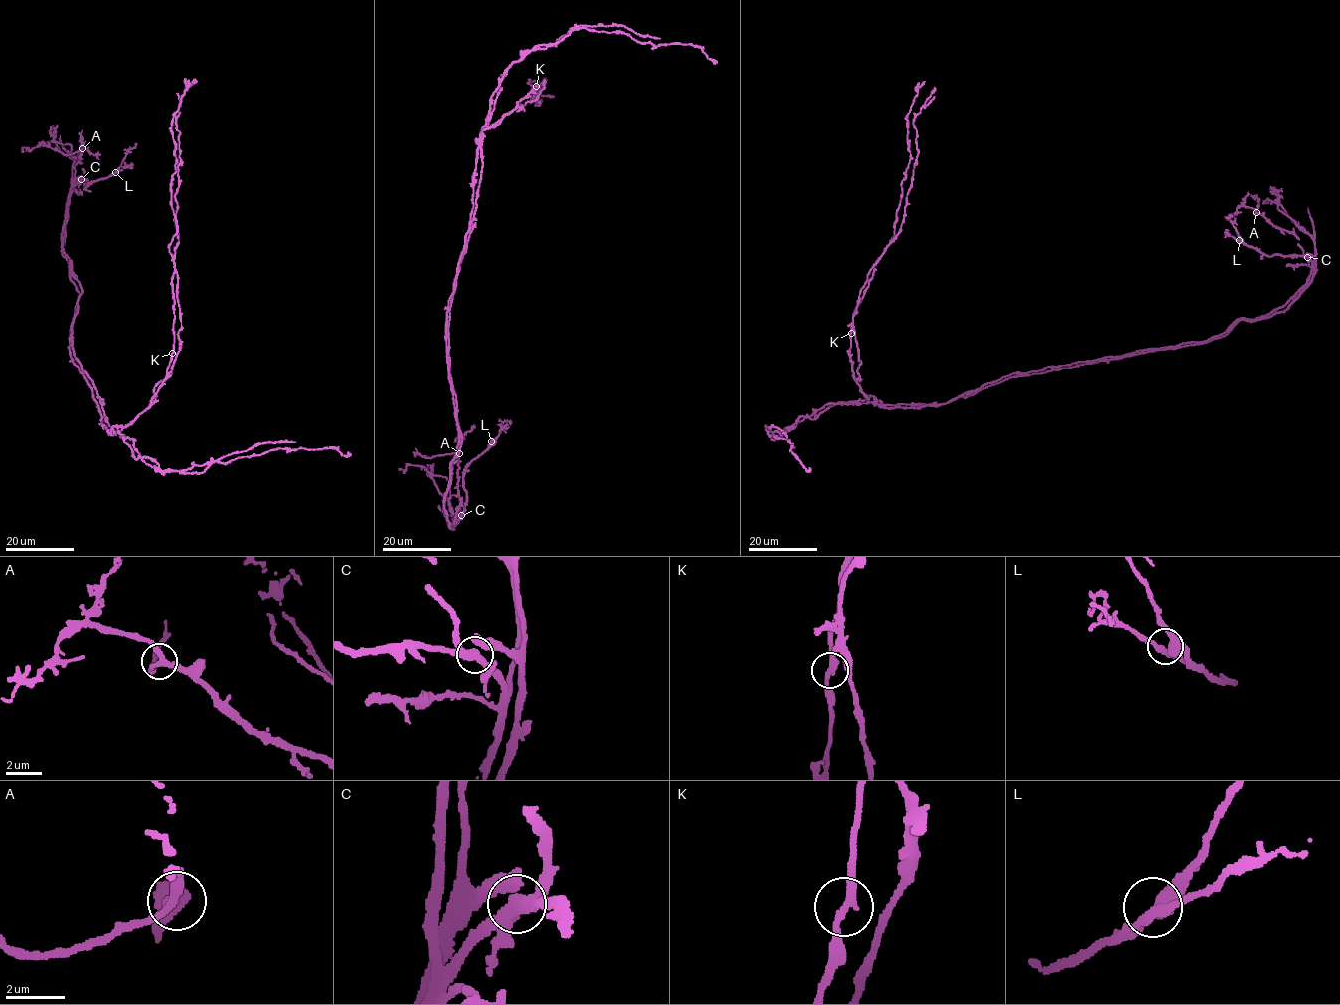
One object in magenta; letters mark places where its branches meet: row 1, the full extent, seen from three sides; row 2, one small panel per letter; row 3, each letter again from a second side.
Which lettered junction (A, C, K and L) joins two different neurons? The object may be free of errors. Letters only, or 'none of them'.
C

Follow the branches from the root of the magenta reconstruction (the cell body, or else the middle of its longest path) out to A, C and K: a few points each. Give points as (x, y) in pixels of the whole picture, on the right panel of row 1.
A: (985, 386), (1207, 343), (1241, 320), (1282, 307), (1311, 274), (1314, 240), (1299, 227), (1283, 231), (1256, 212)
C: (985, 386), (1015, 376), (1225, 336), (1241, 320), (1258, 319), (1282, 307), (1311, 274), (1312, 260), (1307, 256)
K: (985, 386), (972, 394), (933, 405), (874, 404), (869, 402), (854, 378), (850, 333)

